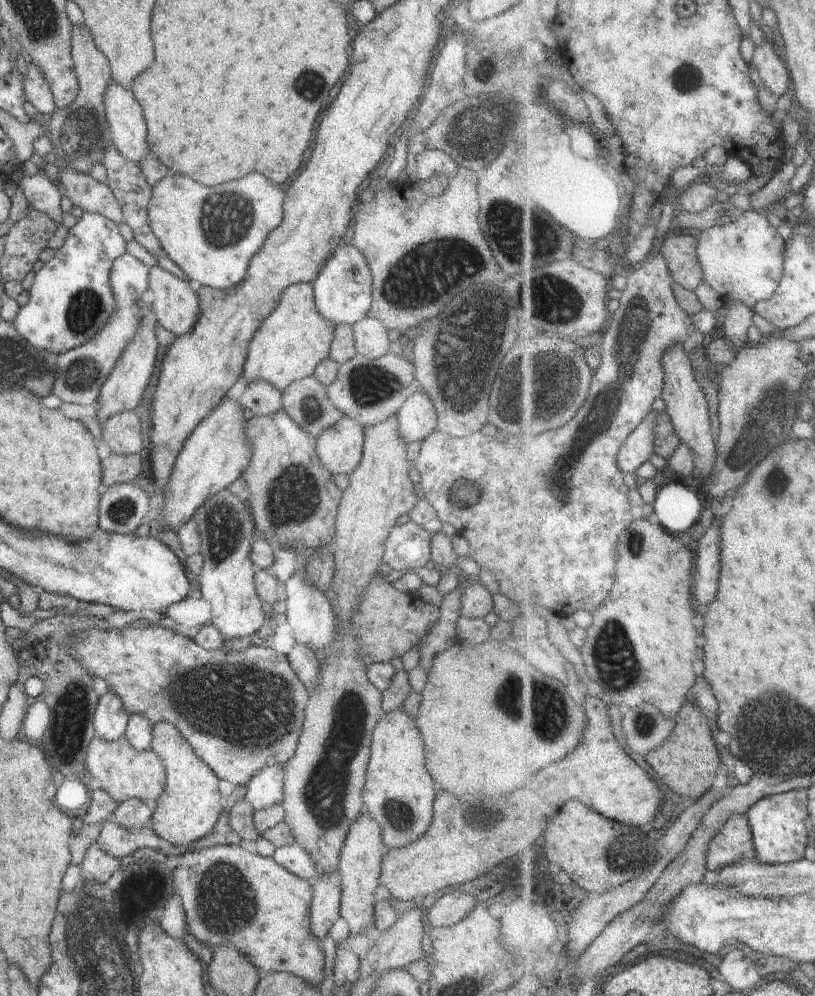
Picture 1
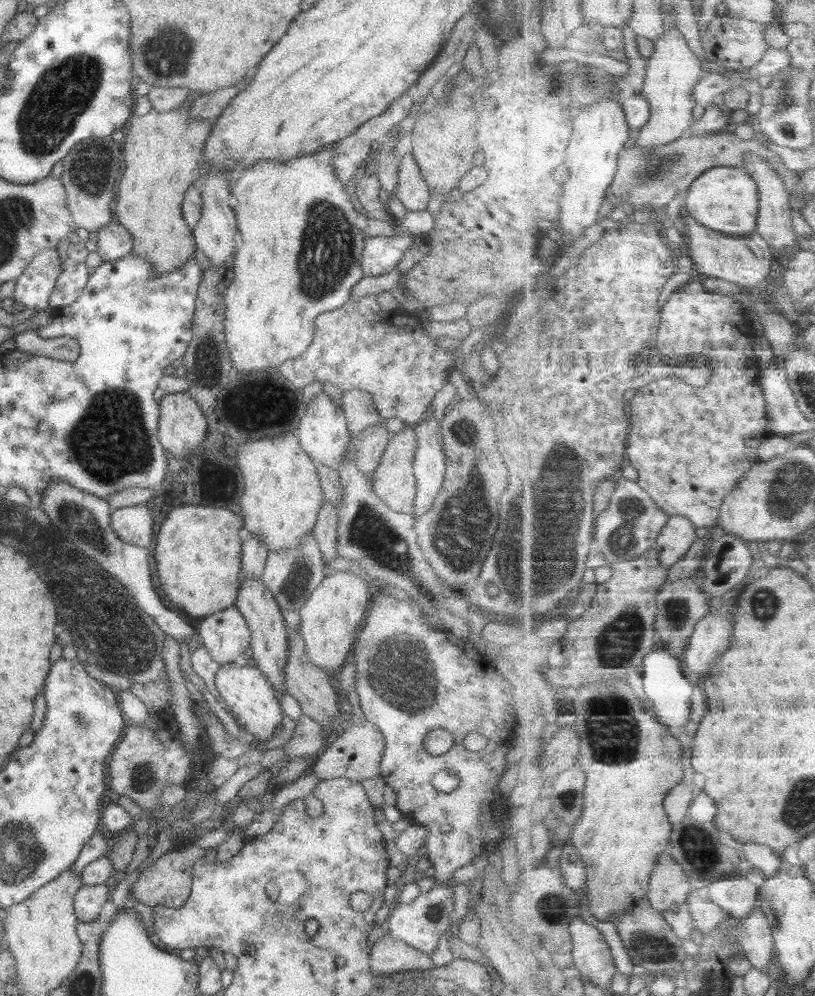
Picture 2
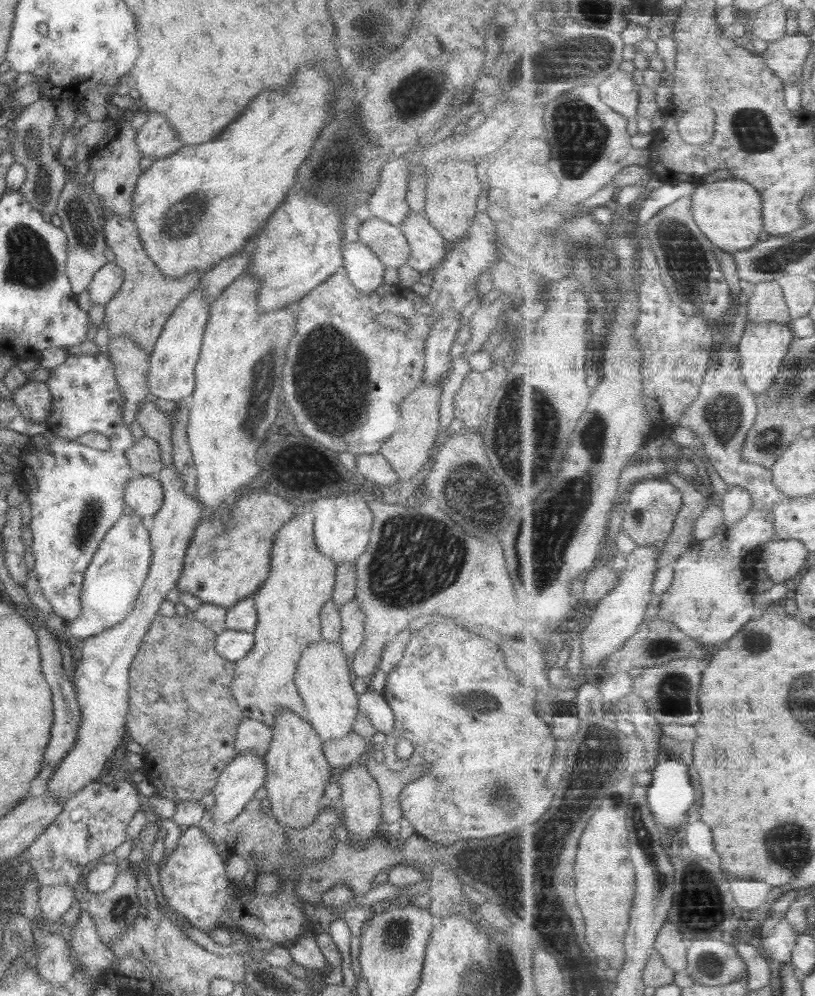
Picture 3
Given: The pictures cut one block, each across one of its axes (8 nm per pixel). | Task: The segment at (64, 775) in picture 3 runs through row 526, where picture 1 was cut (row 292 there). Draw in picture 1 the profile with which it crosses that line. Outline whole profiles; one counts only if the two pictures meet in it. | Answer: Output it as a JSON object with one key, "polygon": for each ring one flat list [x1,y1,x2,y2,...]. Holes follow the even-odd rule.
{"polygon":[[162,267,149,269,149,288,154,294,154,301,148,310,156,322,176,337,186,334,193,329,200,312,197,292,187,282]]}

